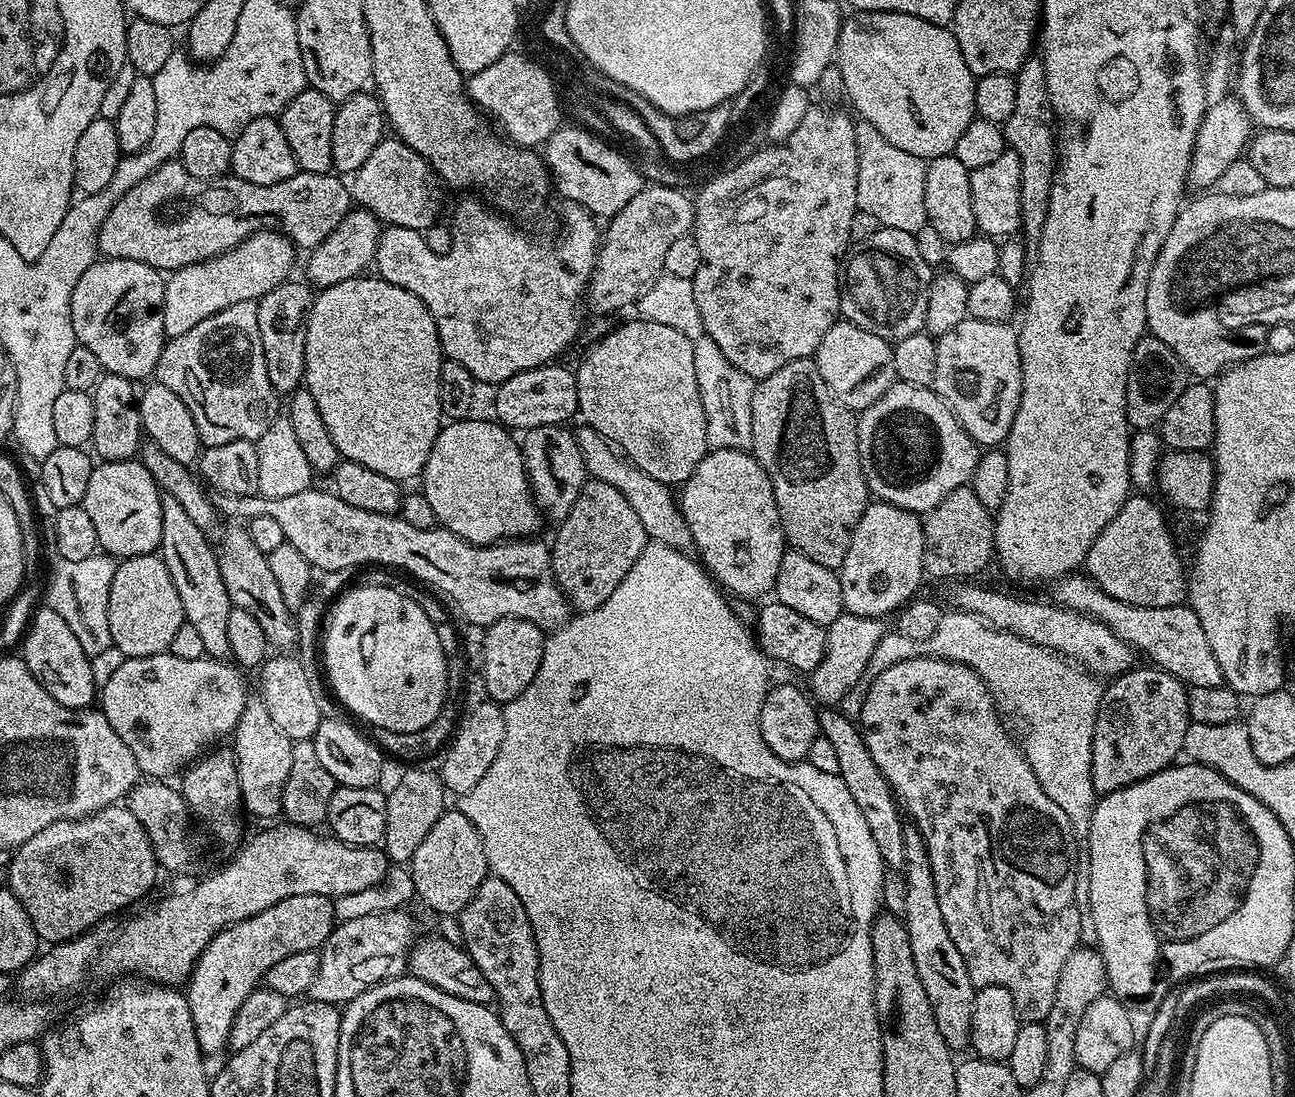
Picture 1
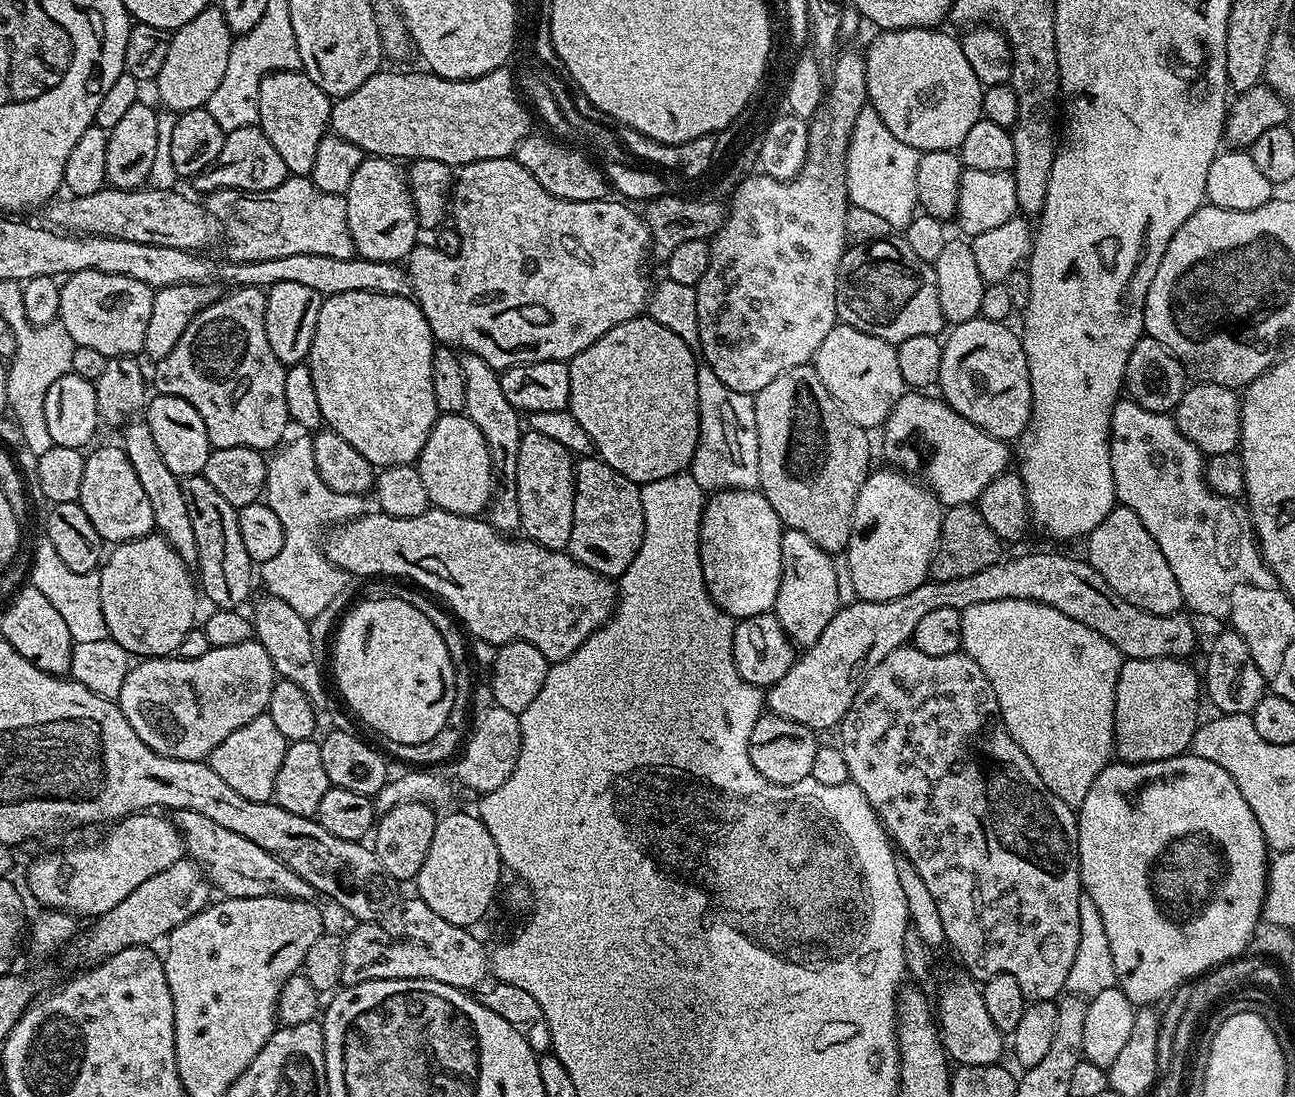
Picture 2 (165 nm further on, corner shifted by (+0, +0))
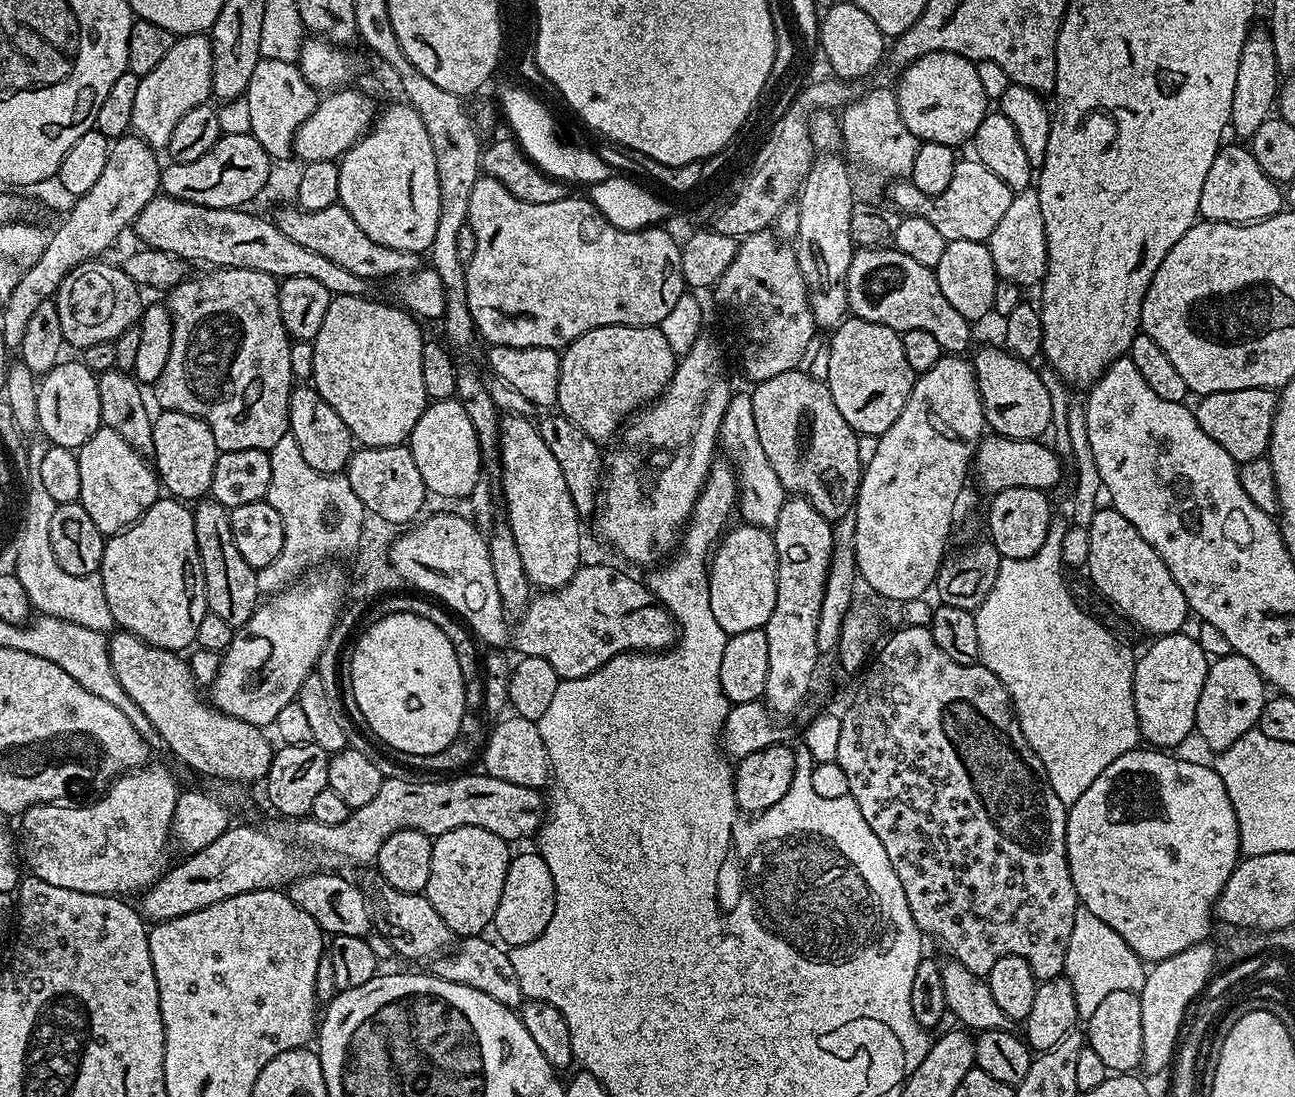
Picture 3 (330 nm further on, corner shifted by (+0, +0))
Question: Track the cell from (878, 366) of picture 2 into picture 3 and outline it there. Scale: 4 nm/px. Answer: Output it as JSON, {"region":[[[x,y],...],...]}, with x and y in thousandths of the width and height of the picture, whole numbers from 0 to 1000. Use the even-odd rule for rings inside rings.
{"region":[[[653,290],[642,304],[642,306],[642,311],[640,312],[639,317],[638,314],[638,326],[639,323],[639,343],[638,342],[638,349],[641,356],[641,359],[644,363],[644,370],[647,370],[647,377],[650,377],[650,381],[653,381],[655,387],[656,387],[662,396],[679,398],[684,392],[687,392],[687,388],[690,388],[690,385],[697,377],[697,374],[700,370],[700,363],[703,363],[703,356],[708,344],[708,340],[703,337],[703,330],[700,330],[700,323],[697,323],[697,312],[695,311],[696,304],[691,303],[687,297],[681,297],[678,294]]]}

